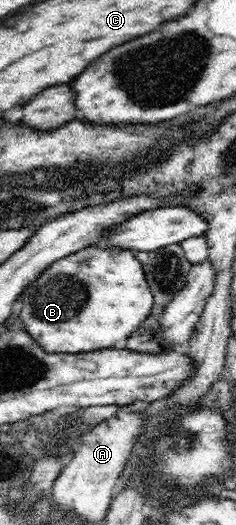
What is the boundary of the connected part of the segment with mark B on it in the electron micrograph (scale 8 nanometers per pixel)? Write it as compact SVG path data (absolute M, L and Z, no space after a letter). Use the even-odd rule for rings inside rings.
M88 247L76 255L68 255L52 263L52 267L46 267L20 293L20 319L46 353L114 348L116 343L127 341L132 331L150 315L153 295L136 252L120 248L118 253L112 253L110 249L117 248Z

